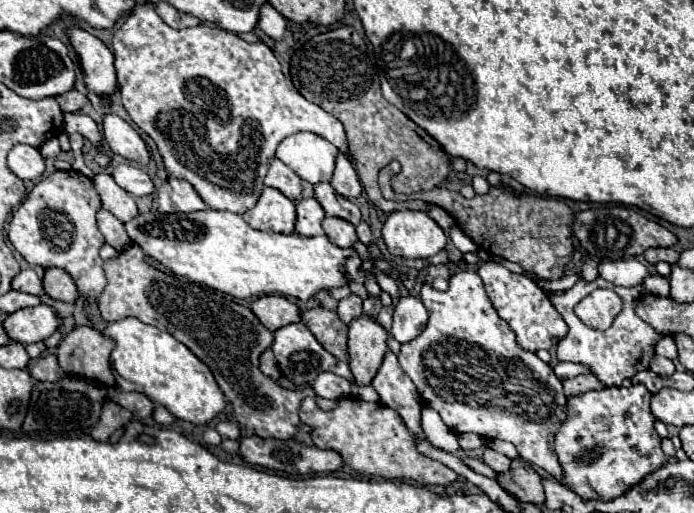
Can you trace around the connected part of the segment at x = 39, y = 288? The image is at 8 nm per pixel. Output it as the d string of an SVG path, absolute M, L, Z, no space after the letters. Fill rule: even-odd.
M33 268L21 270L21 272L15 276L11 288L13 288L13 290L19 290L19 292L33 294L33 296L41 296L41 294L43 294L43 282L41 282L41 278L35 274Z

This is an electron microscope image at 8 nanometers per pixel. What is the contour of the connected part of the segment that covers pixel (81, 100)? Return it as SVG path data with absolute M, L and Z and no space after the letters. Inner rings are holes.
M69 90L69 92L61 94L61 96L57 96L57 102L59 102L63 112L79 112L81 106L87 102L87 96L79 94L77 90Z

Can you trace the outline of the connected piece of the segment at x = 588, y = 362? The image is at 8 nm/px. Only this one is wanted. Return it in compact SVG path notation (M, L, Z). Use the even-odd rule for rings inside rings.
M583 278L577 280L577 284L569 290L565 290L563 294L555 294L549 296L549 300L553 302L553 306L557 308L557 312L563 316L563 320L569 326L569 332L565 334L565 338L559 342L557 346L557 358L561 362L579 362L591 368L591 372L605 384L605 386L621 386L621 382L625 378L633 378L635 372L649 368L649 360L655 354L653 346L655 342L661 338L661 334L657 334L649 324L645 324L633 310L633 300L637 296L645 294L643 286L635 286L635 288L621 288L621 286L613 286L611 282L605 282L603 278L597 278L595 282L585 282ZM597 288L607 288L613 290L615 294L621 296L623 300L623 308L621 312L615 316L613 324L607 330L595 330L585 326L579 316L573 312L573 308L593 290Z

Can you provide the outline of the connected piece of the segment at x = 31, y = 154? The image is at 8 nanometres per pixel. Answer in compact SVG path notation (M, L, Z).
M17 144L7 156L7 164L21 180L39 180L45 172L45 158L39 148L29 144Z

